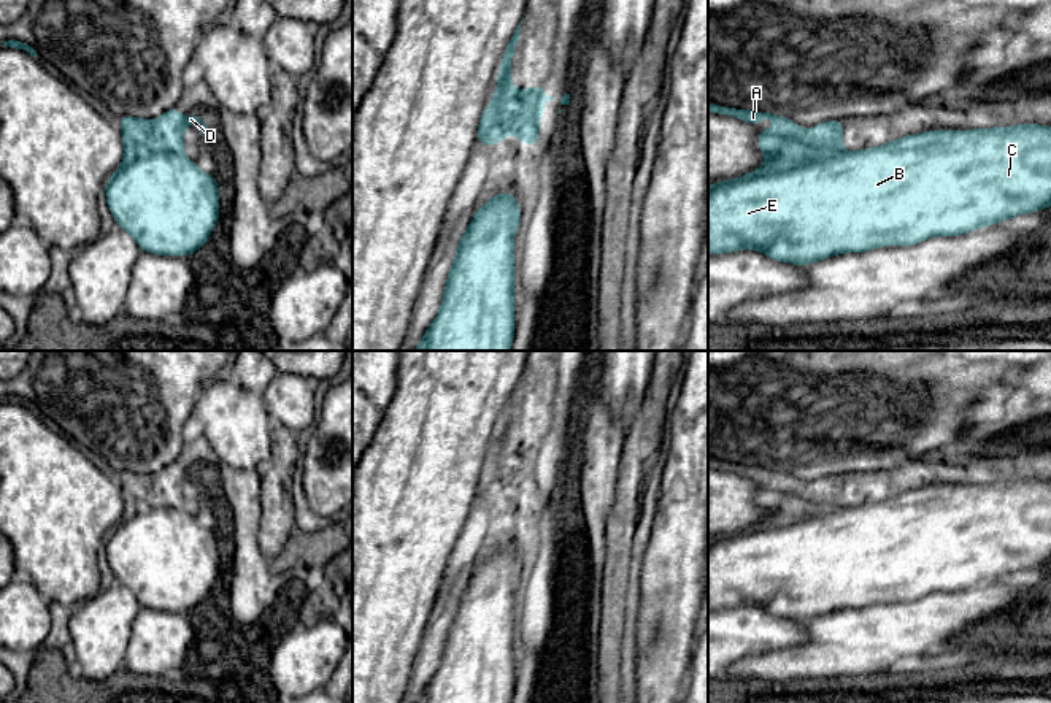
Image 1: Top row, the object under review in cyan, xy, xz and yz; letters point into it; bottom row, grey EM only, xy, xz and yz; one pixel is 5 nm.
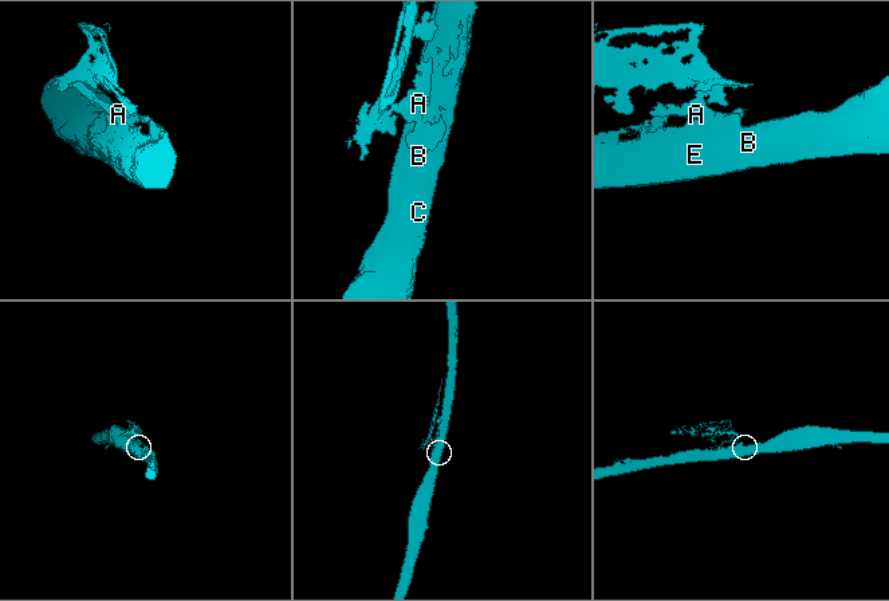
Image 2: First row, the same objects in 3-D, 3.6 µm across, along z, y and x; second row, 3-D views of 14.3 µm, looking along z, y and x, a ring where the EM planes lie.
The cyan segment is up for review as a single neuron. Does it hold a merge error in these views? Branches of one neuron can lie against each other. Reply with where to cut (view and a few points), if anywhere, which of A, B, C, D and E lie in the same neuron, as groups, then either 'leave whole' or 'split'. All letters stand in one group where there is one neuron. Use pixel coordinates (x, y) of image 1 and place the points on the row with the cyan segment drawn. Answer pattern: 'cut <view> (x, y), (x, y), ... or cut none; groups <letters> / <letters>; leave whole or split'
cut none; groups A B C D E; leave whole

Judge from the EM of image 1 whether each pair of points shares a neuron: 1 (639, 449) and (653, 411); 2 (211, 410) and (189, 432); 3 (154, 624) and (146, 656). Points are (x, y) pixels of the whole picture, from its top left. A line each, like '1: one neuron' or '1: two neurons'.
1: one neuron
2: two neurons
3: one neuron

